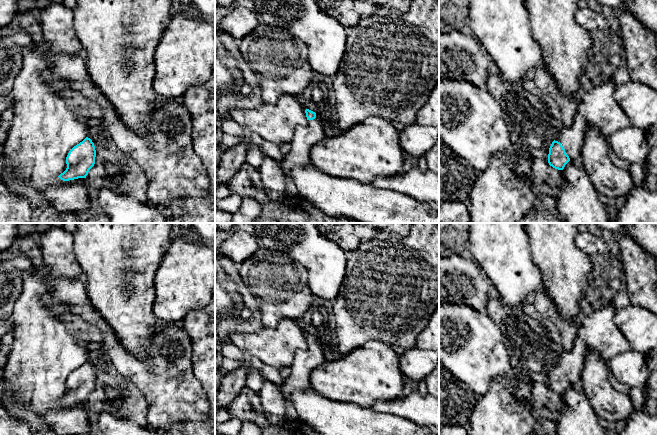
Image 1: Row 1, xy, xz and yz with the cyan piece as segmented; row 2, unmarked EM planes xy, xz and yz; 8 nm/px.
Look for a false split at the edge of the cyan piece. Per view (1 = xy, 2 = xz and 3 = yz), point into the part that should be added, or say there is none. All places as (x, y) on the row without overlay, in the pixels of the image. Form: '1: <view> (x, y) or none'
1: none
2: xz (305, 360)
3: yz (598, 332)

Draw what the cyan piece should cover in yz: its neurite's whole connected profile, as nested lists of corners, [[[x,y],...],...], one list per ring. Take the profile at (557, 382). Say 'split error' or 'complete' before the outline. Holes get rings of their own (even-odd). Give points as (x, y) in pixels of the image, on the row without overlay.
split error | [[[610,302],[604,308],[581,317],[572,349],[563,350],[549,372],[550,390],[563,394],[569,385],[583,390],[582,371],[590,351],[609,362],[615,355],[631,350],[629,342],[614,322],[615,312],[613,302]]]

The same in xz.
split error | [[[305,334],[307,347],[295,352],[293,362],[290,366],[291,374],[281,384],[285,391],[285,409],[288,420],[299,420],[289,396],[295,392],[308,393],[313,391],[310,384],[310,373],[318,366],[326,362],[323,348],[315,336]]]

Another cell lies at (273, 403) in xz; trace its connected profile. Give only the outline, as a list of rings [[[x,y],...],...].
[[[265,381],[258,395],[270,425],[278,426],[288,420],[285,399],[279,390],[279,385]]]

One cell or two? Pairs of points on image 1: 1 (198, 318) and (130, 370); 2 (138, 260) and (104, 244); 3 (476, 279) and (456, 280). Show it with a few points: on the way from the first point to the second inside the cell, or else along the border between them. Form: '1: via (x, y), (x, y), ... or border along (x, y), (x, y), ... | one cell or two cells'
1: border along (180, 323), (189, 337), (192, 350) | two cells
2: via (130, 259), (112, 244) | one cell
3: via (471, 280), (461, 280) | one cell

